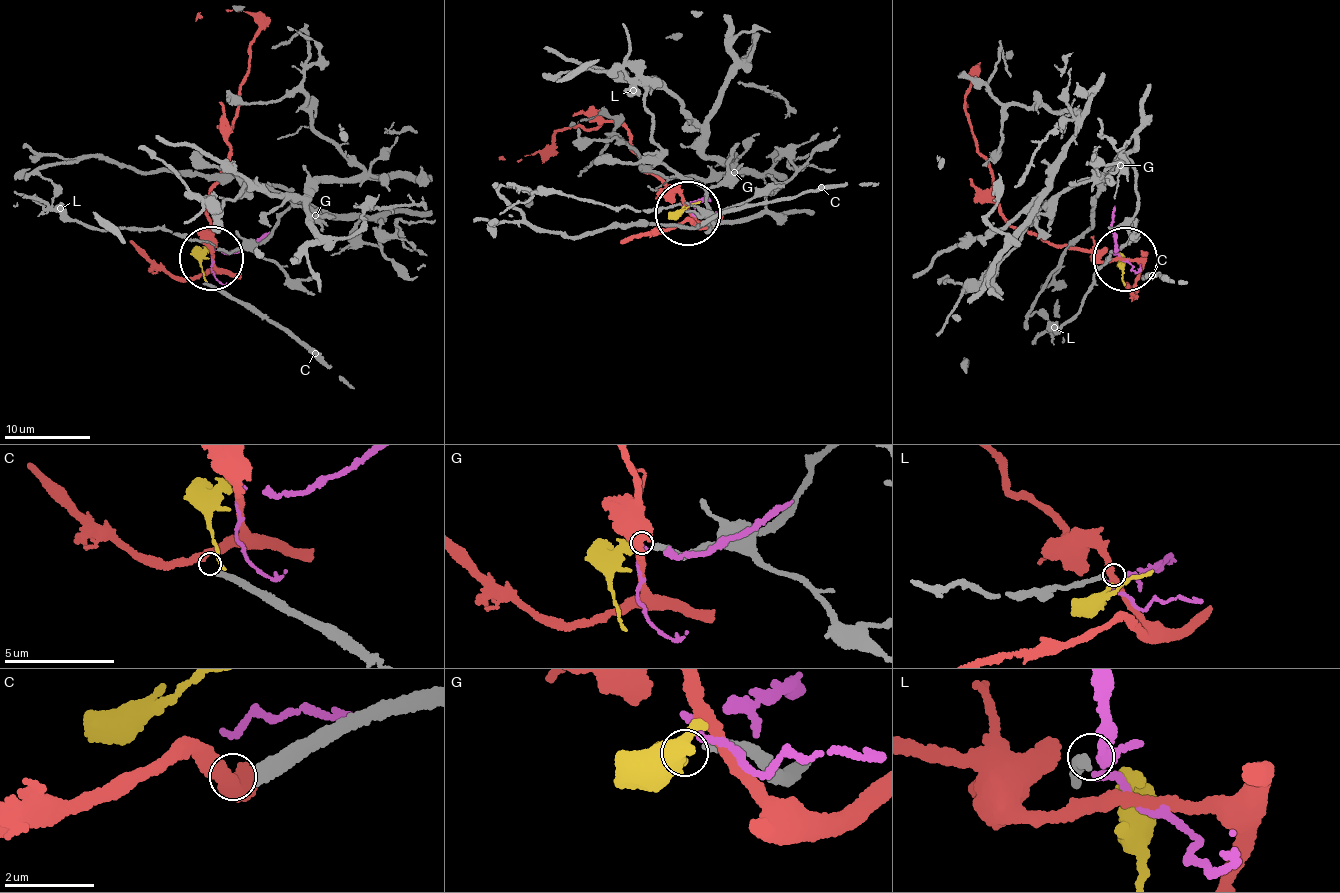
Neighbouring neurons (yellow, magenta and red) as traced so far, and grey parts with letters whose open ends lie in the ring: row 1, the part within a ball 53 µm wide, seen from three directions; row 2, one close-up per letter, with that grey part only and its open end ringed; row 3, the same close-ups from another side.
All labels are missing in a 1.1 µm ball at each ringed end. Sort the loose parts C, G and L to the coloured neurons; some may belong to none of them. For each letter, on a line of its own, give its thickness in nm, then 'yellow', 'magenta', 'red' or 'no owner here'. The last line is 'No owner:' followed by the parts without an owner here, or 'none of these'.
C: 280 nm | no owner here
G: 260 nm | yellow
L: 180 nm | magenta
No owner: C

